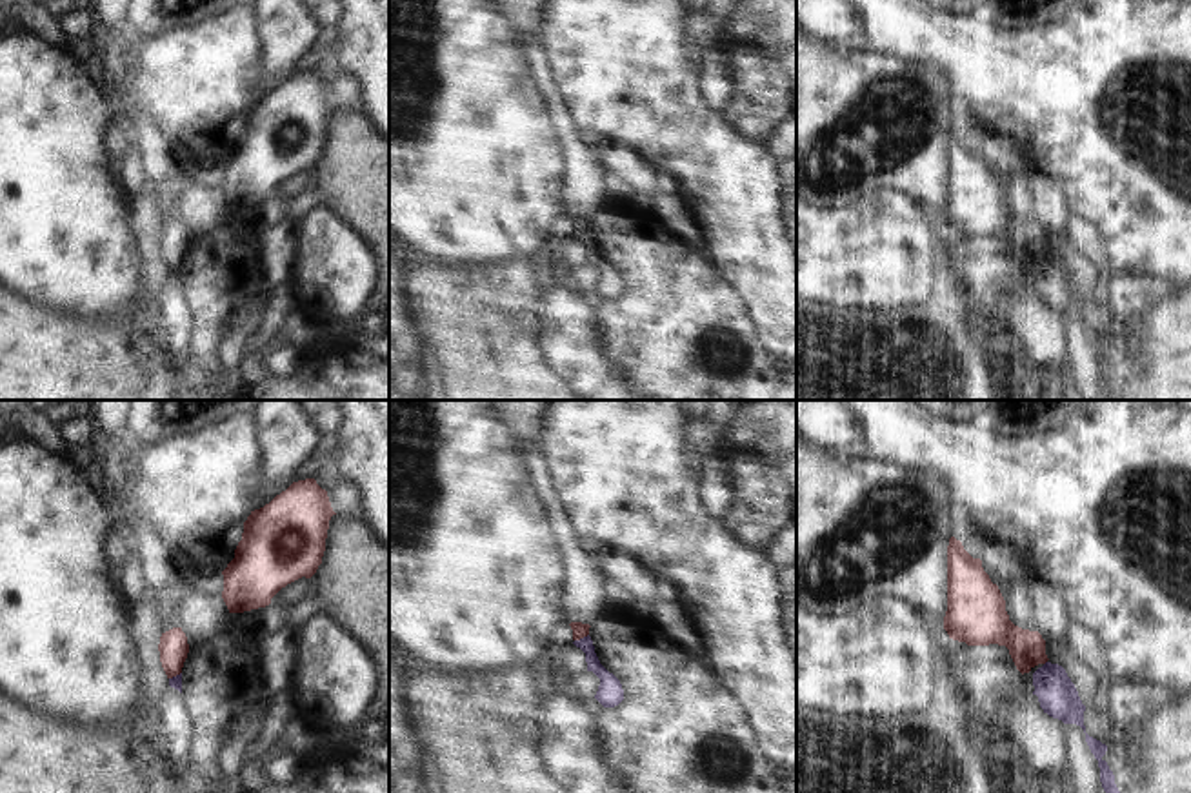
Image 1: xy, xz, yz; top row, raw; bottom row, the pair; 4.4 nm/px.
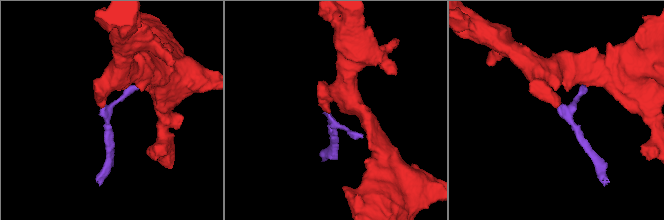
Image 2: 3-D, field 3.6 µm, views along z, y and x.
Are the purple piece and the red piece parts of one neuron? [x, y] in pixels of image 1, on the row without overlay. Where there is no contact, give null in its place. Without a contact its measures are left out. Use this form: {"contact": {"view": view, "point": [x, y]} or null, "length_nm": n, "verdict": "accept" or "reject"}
{"contact": {"view": "xz", "point": [580, 231]}, "length_nm": 70, "verdict": "reject"}

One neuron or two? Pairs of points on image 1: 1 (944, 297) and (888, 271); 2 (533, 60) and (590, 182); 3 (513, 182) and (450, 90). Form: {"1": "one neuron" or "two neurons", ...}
{"1": "two neurons", "2": "one neuron", "3": "one neuron"}

